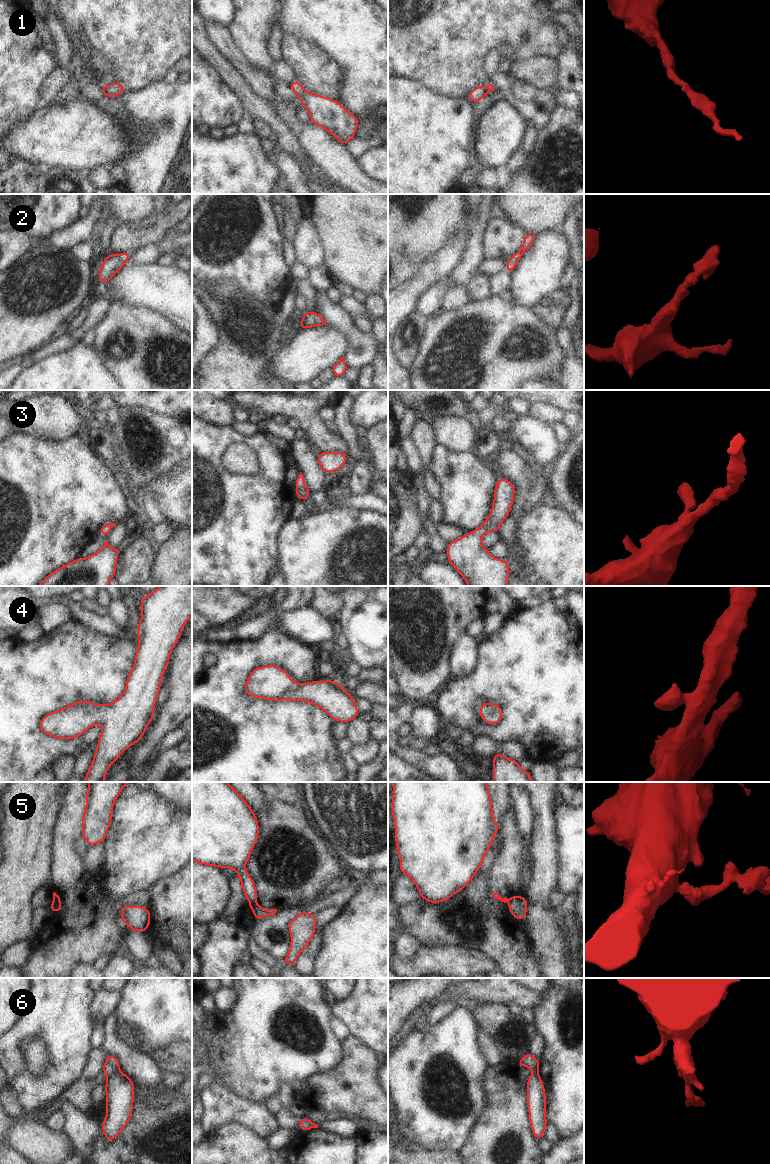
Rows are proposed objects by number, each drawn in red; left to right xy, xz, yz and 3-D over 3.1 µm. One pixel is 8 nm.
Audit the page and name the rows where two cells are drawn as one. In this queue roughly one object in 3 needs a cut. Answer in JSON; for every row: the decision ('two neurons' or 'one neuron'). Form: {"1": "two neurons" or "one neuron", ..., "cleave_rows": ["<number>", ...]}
{"1": "one neuron", "2": "one neuron", "3": "one neuron", "4": "one neuron", "5": "two neurons", "6": "two neurons", "cleave_rows": ["5", "6"]}

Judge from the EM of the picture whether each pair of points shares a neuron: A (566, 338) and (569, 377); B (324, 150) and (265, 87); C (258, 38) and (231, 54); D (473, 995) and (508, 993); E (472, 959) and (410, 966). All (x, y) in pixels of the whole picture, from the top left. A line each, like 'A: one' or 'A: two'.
A: one
B: one
C: two
D: one
E: one

